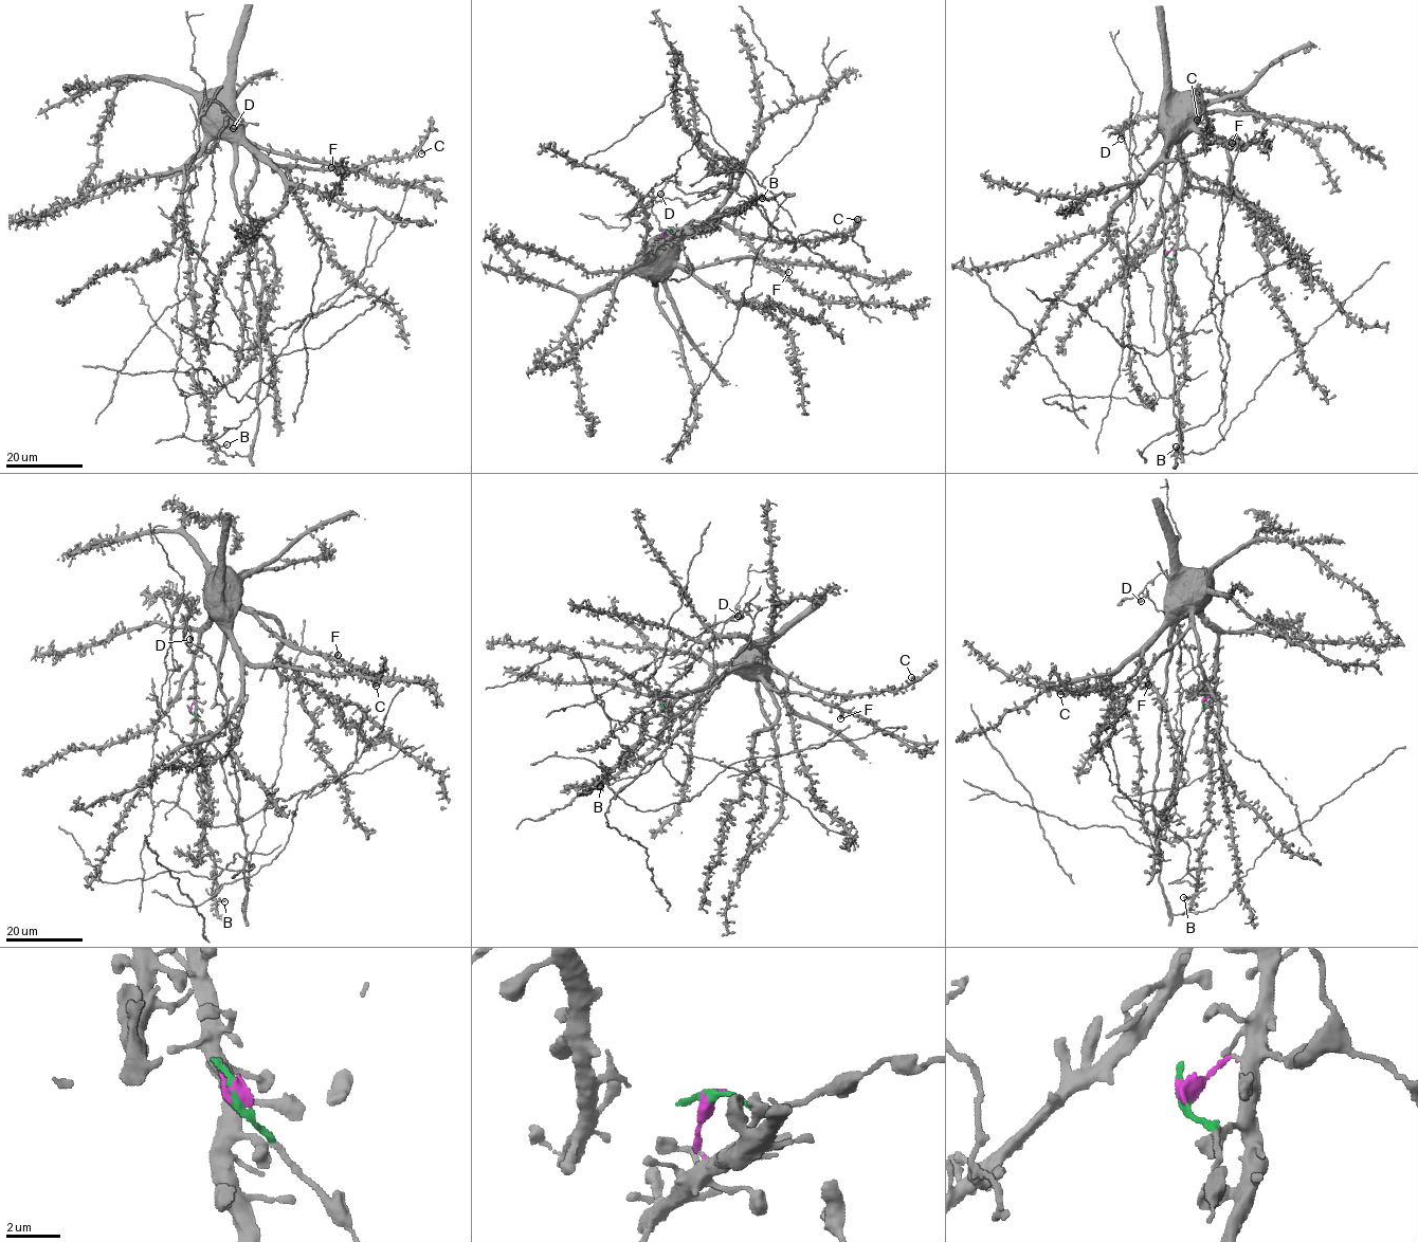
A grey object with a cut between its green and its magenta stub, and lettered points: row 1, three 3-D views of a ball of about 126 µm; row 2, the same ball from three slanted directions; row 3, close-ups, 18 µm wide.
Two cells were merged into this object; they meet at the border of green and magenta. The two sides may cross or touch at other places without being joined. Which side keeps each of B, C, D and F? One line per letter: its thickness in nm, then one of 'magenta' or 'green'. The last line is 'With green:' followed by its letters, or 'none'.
B: 320 nm thick; magenta
C: 400 nm thick; magenta
D: 600 nm thick; green
F: 480 nm thick; magenta
With green: D

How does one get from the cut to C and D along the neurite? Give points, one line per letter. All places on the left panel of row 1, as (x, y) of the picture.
C: (187, 243), (185, 163), (212, 139), (232, 139), (273, 163), (312, 168), (353, 170), (419, 149), (421, 153)
D: (187, 243), (222, 287), (248, 348), (213, 344), (177, 322), (187, 167), (208, 99), (222, 106), (233, 128)

